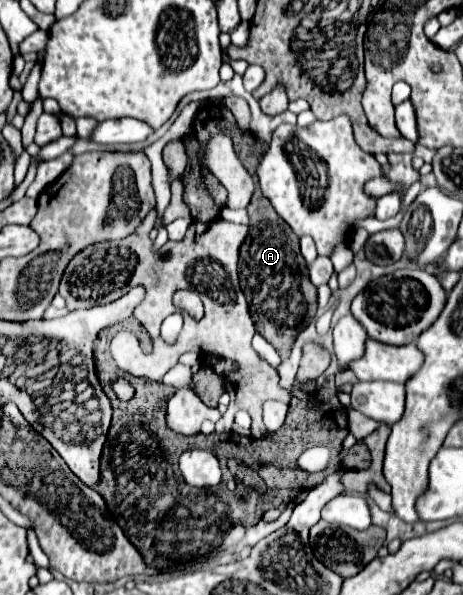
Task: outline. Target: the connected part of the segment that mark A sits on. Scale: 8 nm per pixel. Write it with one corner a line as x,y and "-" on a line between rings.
254,195
252,203
256,205
250,209
250,231
240,247
238,259
240,289
246,295
258,333
278,349
280,357
288,357
298,331
302,331
316,313
316,287
308,279
306,261
294,231
270,209
270,203
262,195

